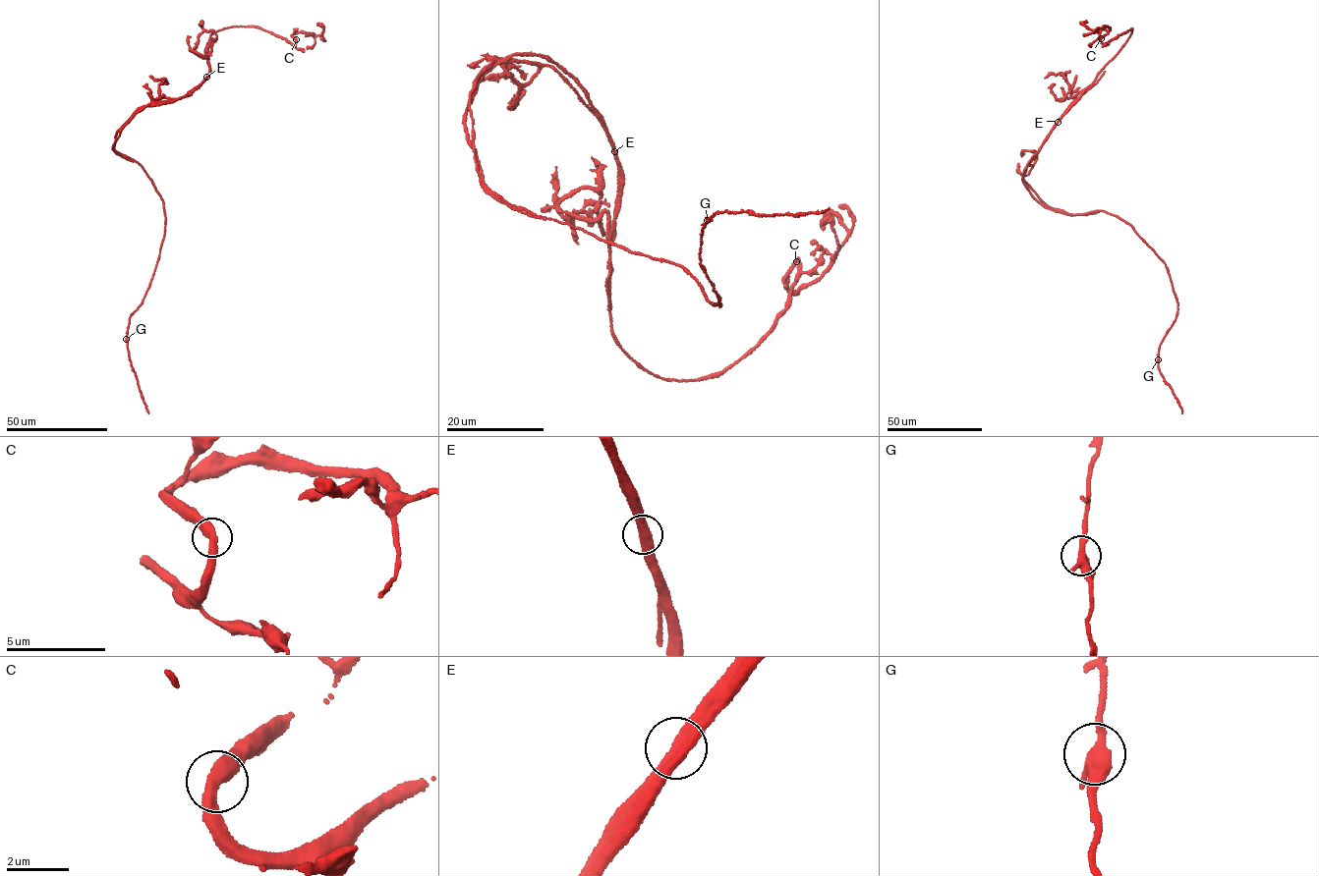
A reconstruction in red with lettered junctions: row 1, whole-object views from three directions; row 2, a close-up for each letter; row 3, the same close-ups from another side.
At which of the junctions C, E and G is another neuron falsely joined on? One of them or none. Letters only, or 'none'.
E

